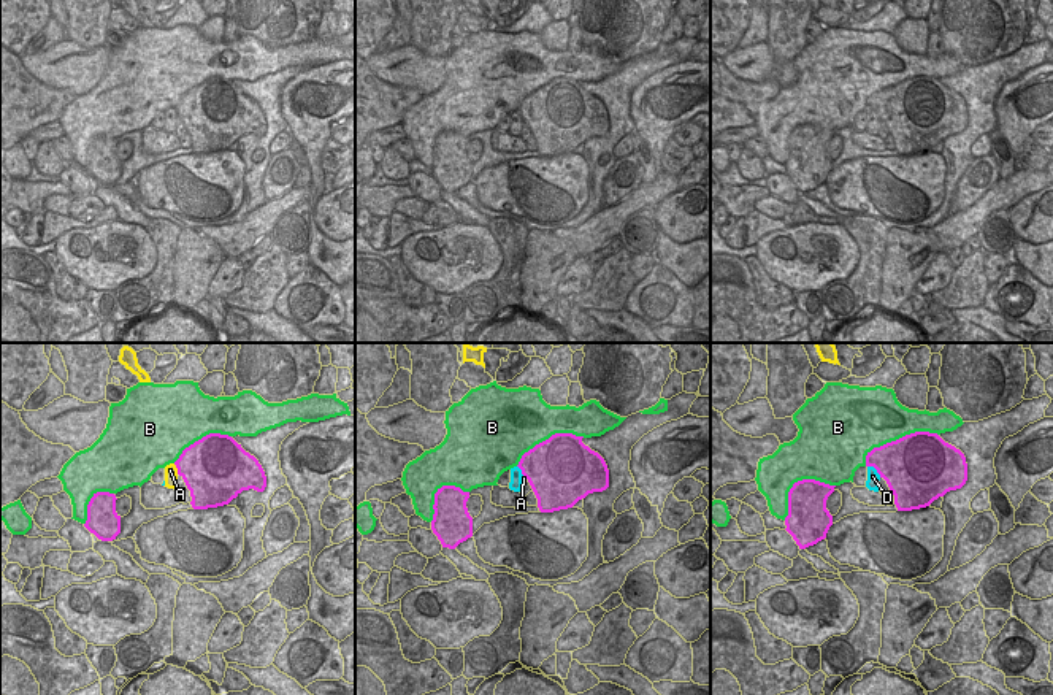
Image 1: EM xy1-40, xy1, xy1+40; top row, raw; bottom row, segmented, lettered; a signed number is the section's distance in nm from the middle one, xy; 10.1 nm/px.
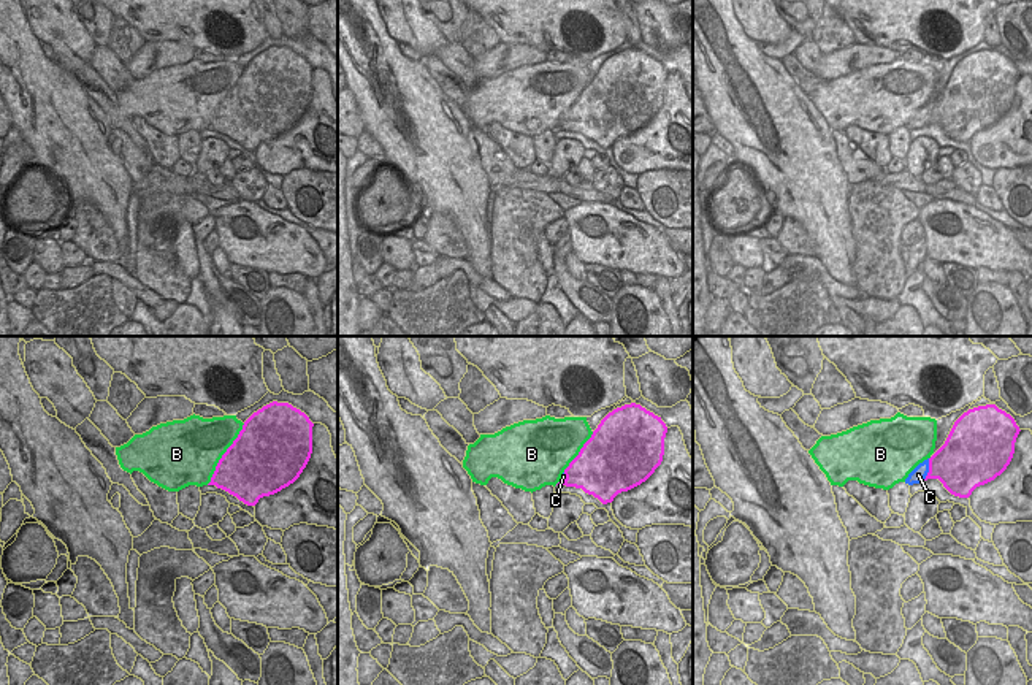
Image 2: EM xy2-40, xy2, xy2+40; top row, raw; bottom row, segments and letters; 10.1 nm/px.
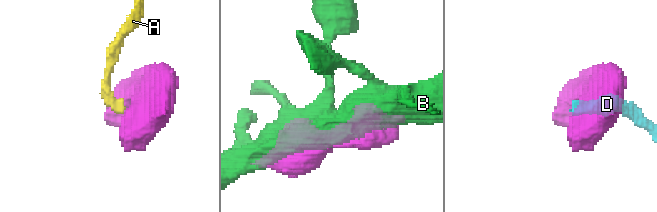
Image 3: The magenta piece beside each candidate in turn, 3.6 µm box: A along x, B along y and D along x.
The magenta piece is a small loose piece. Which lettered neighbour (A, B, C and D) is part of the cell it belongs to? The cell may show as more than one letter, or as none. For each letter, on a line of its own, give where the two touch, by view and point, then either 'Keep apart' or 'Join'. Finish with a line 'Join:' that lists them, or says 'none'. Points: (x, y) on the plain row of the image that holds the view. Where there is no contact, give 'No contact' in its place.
A: Touches magenta at xy1-40 (176, 111). Keep apart
B: Touches magenta at xy1+40 (896, 84). Keep apart
C: Touches magenta at xy2+40 (929, 114). Join
D: Touches magenta at xy1+40 (876, 113). Keep apart
Join: C

